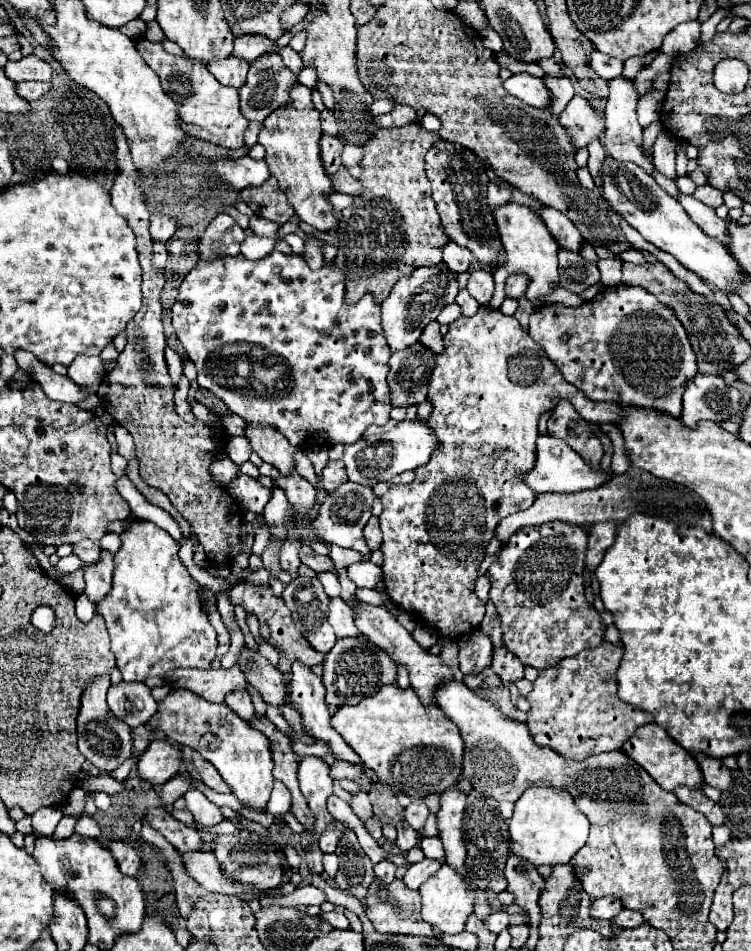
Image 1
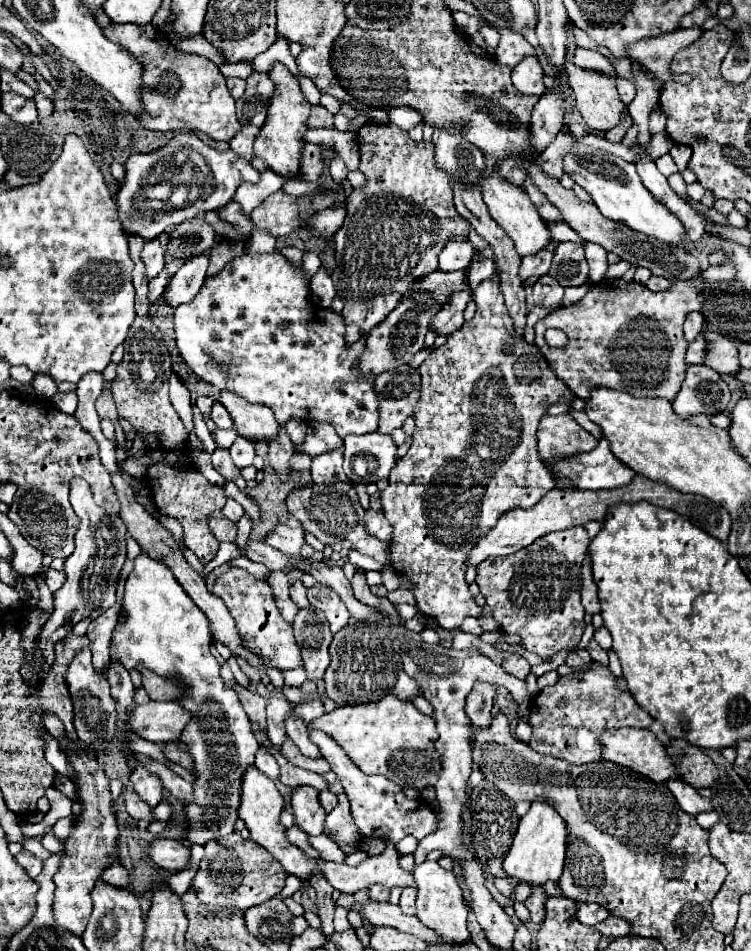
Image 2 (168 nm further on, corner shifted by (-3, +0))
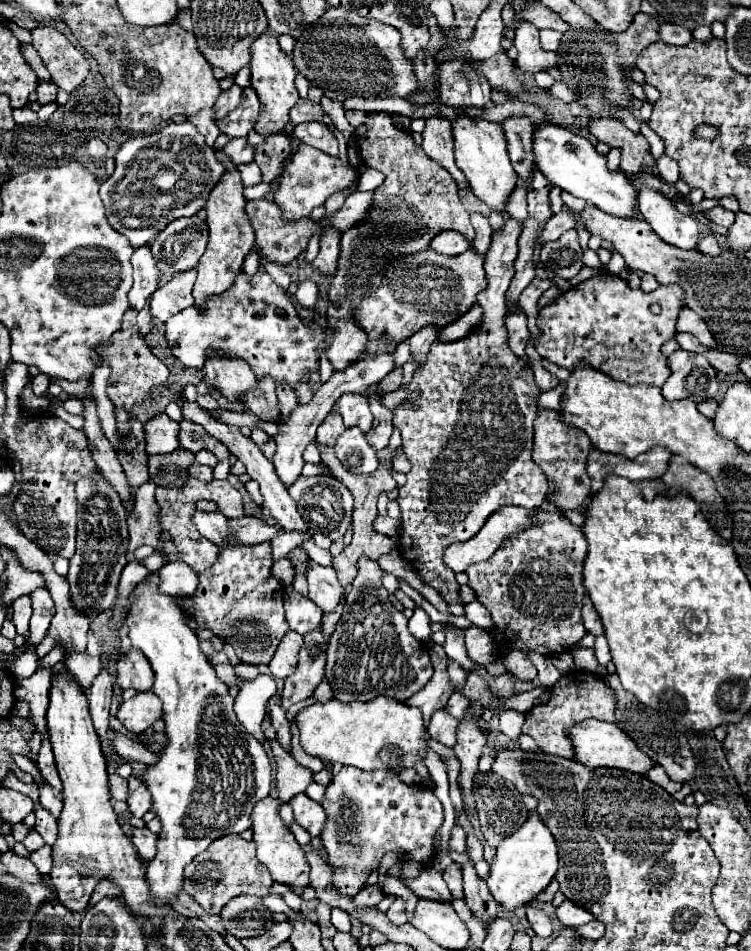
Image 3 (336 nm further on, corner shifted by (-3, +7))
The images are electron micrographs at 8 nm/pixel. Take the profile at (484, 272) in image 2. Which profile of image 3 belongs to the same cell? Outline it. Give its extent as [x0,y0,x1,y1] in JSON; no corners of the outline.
[472,212,492,254]

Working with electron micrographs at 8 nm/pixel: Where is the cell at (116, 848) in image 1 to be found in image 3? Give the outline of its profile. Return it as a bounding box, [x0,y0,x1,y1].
[88,880,120,906]

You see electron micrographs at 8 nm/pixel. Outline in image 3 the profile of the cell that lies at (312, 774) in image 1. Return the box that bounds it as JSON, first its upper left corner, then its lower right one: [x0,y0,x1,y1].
[290,794,324,838]

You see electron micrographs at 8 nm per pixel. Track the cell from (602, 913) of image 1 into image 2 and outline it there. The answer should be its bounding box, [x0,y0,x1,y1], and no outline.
[576,903,610,925]

